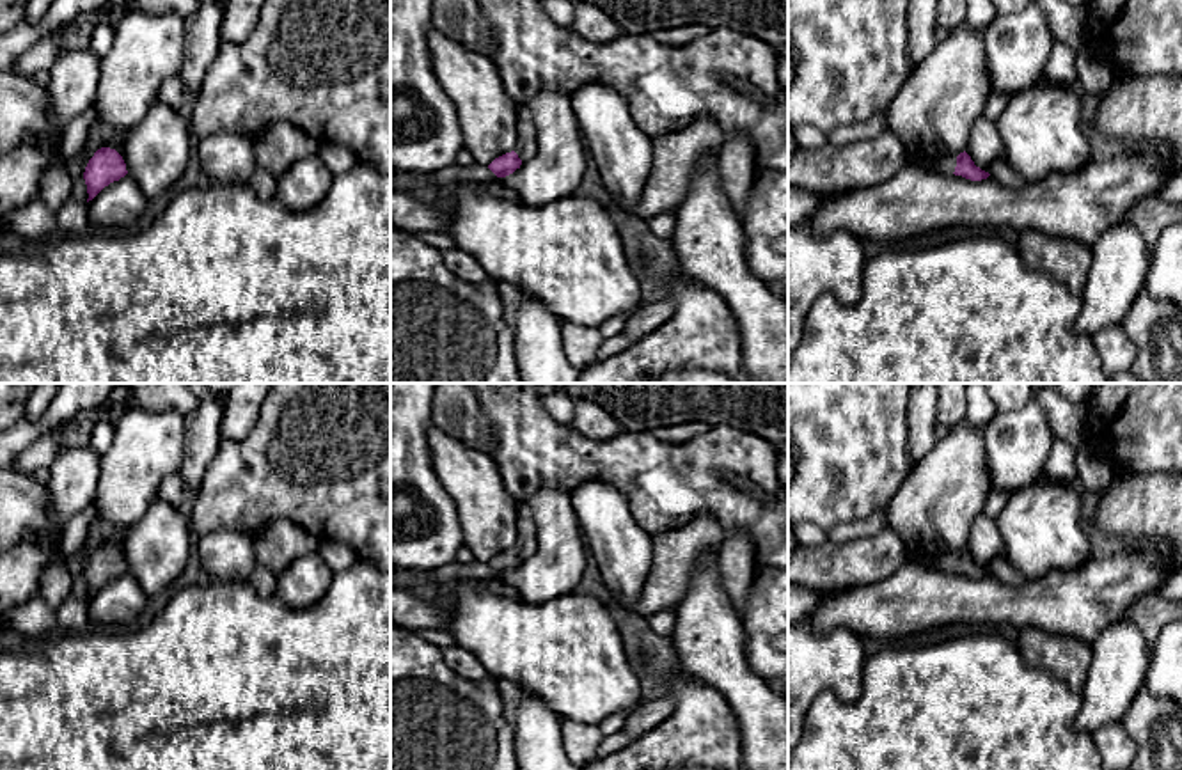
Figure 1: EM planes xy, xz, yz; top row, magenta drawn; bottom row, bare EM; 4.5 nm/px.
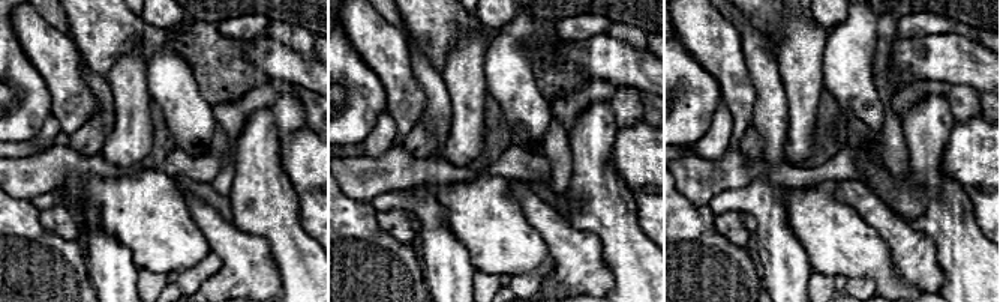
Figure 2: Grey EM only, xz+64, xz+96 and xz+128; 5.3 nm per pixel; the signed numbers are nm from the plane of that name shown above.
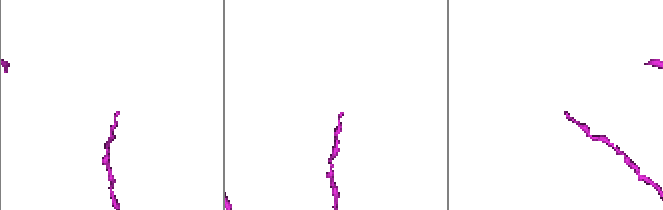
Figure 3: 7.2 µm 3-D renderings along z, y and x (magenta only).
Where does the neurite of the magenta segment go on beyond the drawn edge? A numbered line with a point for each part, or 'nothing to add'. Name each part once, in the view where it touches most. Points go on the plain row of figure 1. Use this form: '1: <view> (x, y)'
1: yz (946, 561)

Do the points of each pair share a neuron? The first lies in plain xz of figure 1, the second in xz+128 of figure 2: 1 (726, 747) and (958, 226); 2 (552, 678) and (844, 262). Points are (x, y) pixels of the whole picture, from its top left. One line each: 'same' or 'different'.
1: different
2: same

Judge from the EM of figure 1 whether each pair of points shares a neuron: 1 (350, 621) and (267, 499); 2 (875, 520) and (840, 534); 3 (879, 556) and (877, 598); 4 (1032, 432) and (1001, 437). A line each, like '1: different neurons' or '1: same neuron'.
1: different neurons
2: same neuron
3: different neurons
4: same neuron

